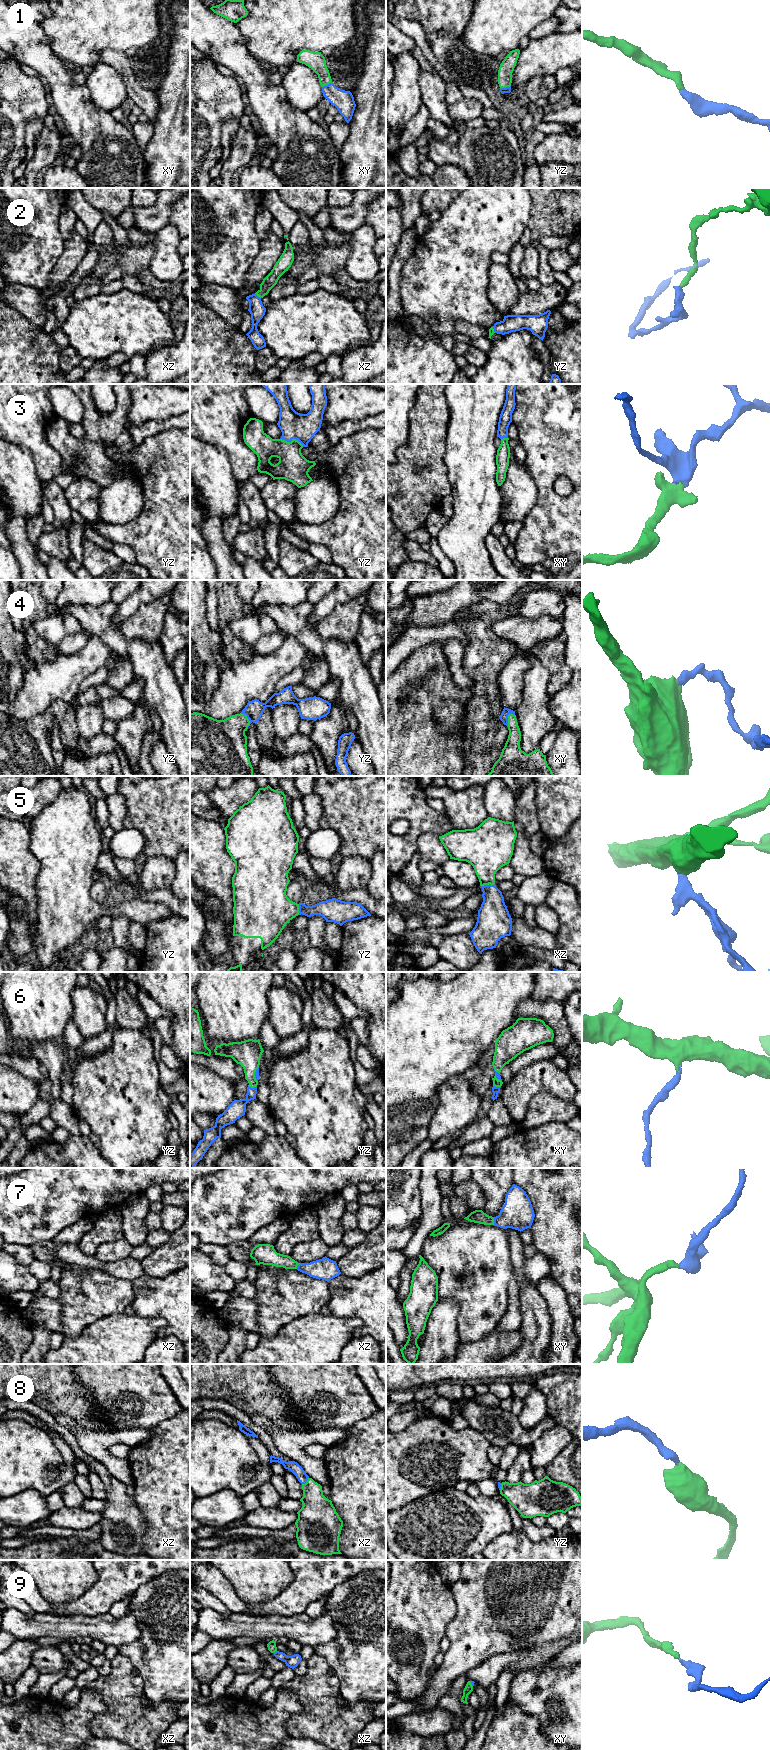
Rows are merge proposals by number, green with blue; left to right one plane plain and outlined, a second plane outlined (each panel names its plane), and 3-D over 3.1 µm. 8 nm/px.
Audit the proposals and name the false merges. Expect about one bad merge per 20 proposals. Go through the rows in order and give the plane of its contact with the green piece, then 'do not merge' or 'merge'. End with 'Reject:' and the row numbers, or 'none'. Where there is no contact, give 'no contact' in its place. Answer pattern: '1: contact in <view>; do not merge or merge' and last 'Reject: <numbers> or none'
1: contact in xy; merge
2: contact in xz; merge
3: contact in yz; merge
4: contact in xy; merge
5: contact in xz; merge
6: contact in yz; merge
7: contact in xy; merge
8: contact in xz; merge
9: contact in xz; merge
Reject: none

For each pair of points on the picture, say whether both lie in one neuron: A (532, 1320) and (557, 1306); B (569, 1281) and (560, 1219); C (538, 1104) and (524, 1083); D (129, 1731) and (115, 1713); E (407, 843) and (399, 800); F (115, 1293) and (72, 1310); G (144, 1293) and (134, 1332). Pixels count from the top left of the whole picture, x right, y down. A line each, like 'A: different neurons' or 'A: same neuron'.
A: different neurons
B: same neuron
C: different neurons
D: same neuron
E: same neuron
F: same neuron
G: different neurons

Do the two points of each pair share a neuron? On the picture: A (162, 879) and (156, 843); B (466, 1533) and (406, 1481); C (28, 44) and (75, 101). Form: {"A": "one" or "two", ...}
{"A": "two", "B": "two", "C": "one"}

